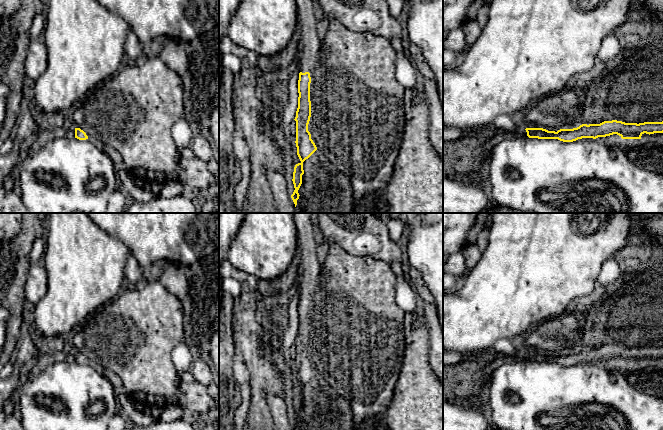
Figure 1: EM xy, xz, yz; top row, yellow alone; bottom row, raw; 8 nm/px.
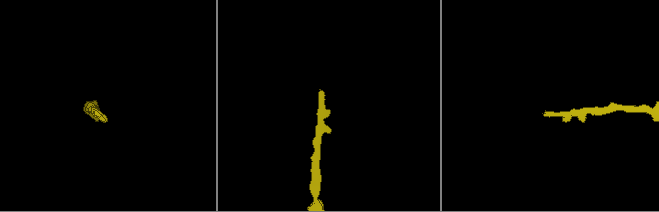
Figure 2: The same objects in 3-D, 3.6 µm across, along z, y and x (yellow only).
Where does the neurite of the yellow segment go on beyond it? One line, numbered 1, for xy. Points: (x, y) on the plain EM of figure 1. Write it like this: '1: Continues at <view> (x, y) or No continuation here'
1: No continuation here

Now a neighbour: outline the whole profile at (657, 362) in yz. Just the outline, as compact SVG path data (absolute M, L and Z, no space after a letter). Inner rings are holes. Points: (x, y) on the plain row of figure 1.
M663 357L654 358L642 358L641 363L643 363L648 368L660 368L663 369Z

